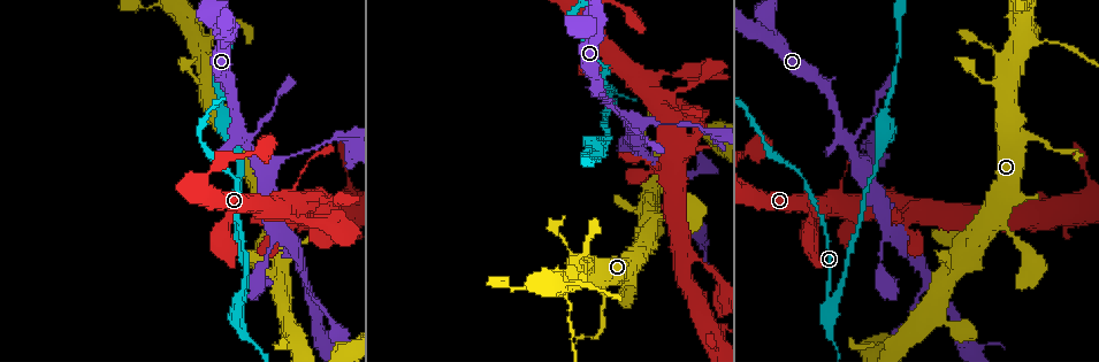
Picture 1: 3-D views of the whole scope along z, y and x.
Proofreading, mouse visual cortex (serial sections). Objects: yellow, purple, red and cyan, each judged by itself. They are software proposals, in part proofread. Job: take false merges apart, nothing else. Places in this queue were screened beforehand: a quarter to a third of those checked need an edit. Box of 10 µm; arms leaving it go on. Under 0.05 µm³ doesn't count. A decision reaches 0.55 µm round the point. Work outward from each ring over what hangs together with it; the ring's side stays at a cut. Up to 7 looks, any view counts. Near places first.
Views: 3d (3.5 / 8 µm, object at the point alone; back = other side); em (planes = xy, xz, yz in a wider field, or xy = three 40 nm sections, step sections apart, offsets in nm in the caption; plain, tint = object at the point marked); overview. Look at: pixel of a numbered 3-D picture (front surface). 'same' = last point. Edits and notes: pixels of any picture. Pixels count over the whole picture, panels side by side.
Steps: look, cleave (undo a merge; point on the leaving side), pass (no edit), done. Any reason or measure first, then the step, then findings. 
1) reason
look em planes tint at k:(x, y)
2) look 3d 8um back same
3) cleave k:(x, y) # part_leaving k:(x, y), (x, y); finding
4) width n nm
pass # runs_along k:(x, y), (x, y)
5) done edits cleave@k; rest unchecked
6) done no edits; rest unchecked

looks like a crossing
look 3d 3.5um at 1:(211, 36)

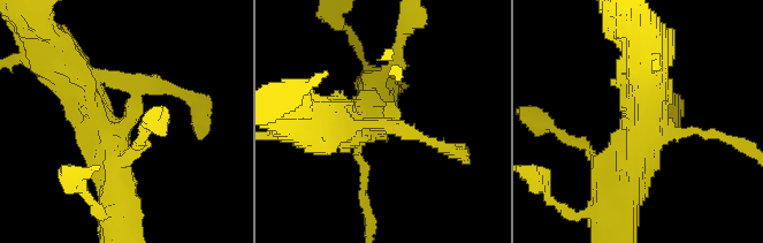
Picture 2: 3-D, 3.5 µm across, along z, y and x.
arms 4; arm_widths 150, 200, 450, 500 nm; now the EM
look em xy step 5 tint at 2:(123, 124)

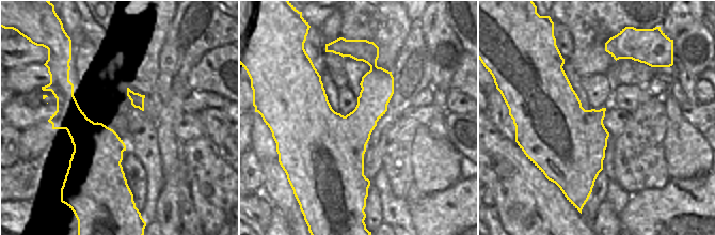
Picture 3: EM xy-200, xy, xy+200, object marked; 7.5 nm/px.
pass # runs_along 2:(117, 210), (106, 139), (68, 73); continuous, no second cell

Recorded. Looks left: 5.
three arms meet
look 3d 3.5um at 1:(241, 126)

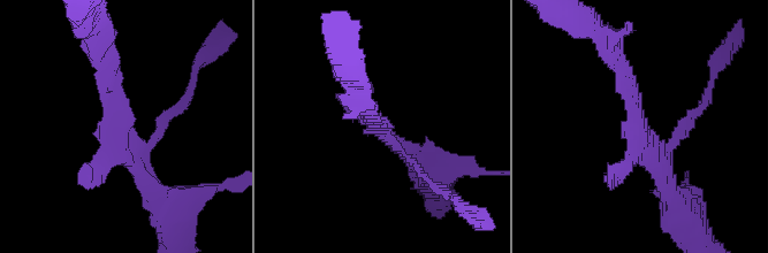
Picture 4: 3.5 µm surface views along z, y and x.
now the EM
look em xy step 3 tint at 4:(119, 129)

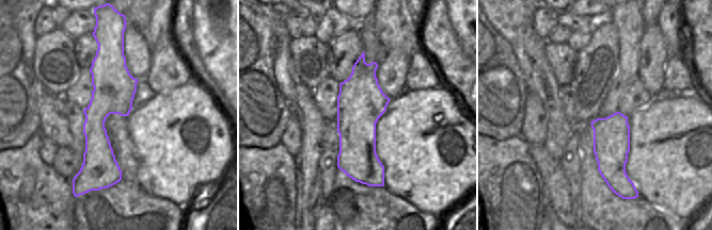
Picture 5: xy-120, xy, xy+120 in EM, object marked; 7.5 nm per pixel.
pass # continuous, no second cell

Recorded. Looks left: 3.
two arms at a narrow angle
look 3d 3.5um at 1:(606, 91)

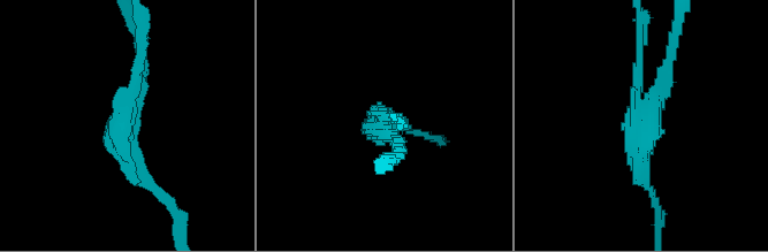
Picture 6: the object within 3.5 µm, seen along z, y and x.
arms 3
cleave 6:(669, 69) # part_leaving 6:(643, 106), (667, 74), (675, 24); a second cell is stuck on

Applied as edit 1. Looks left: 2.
done edits cleave@6; rest unchecked

